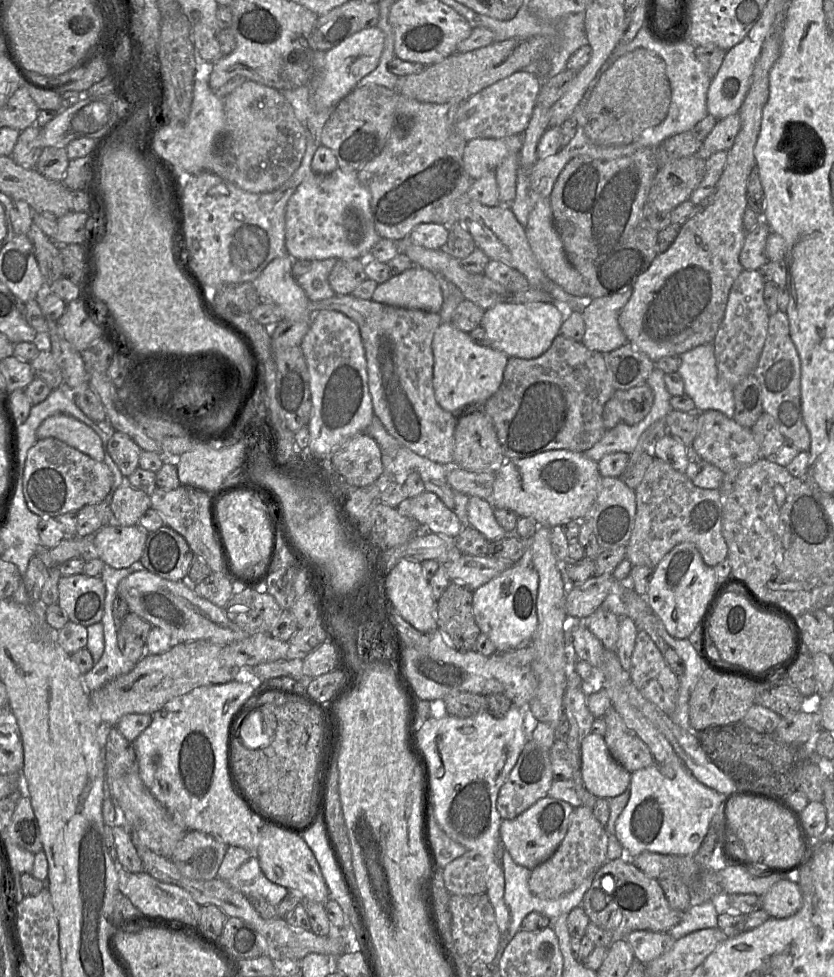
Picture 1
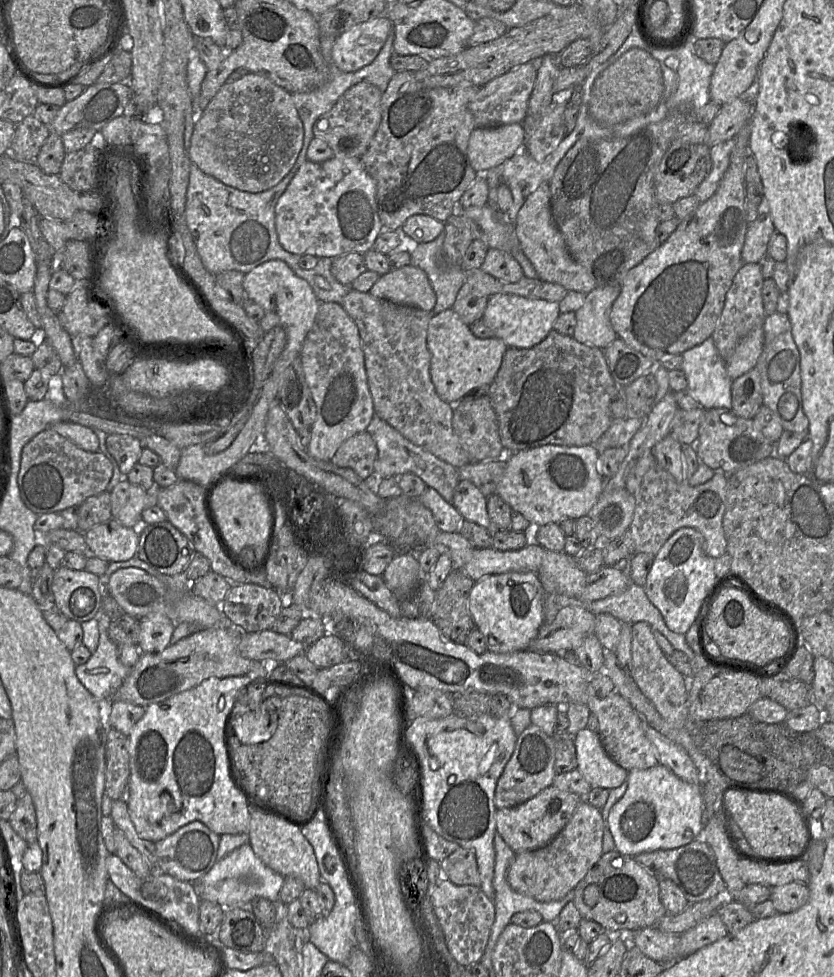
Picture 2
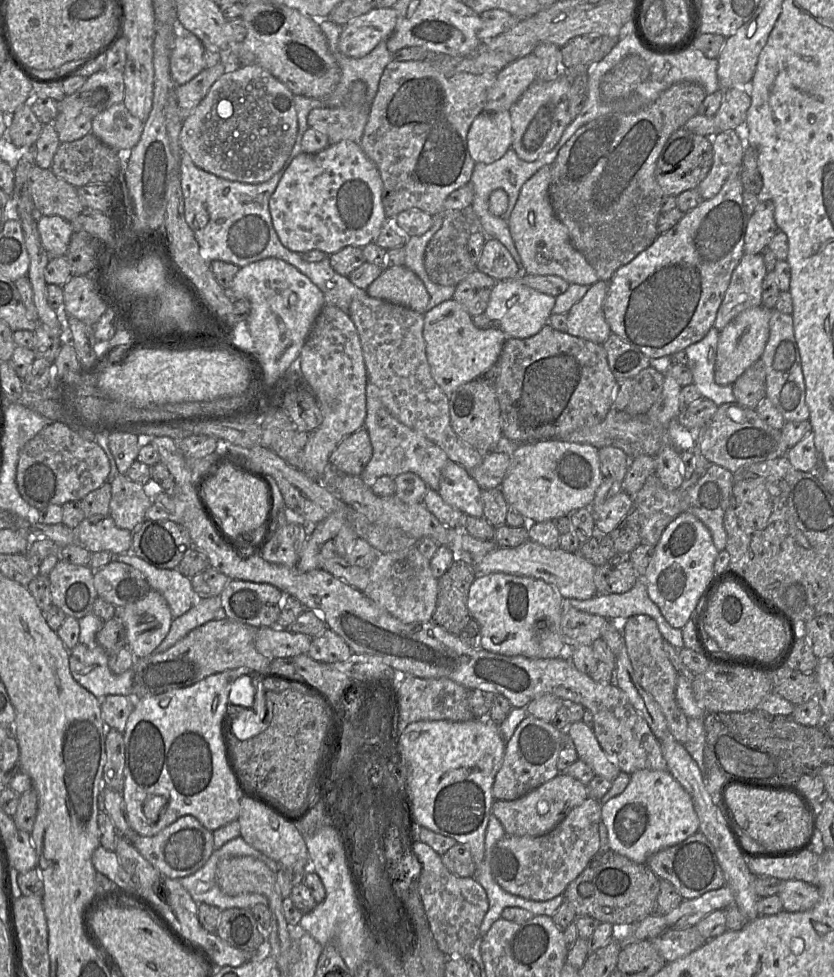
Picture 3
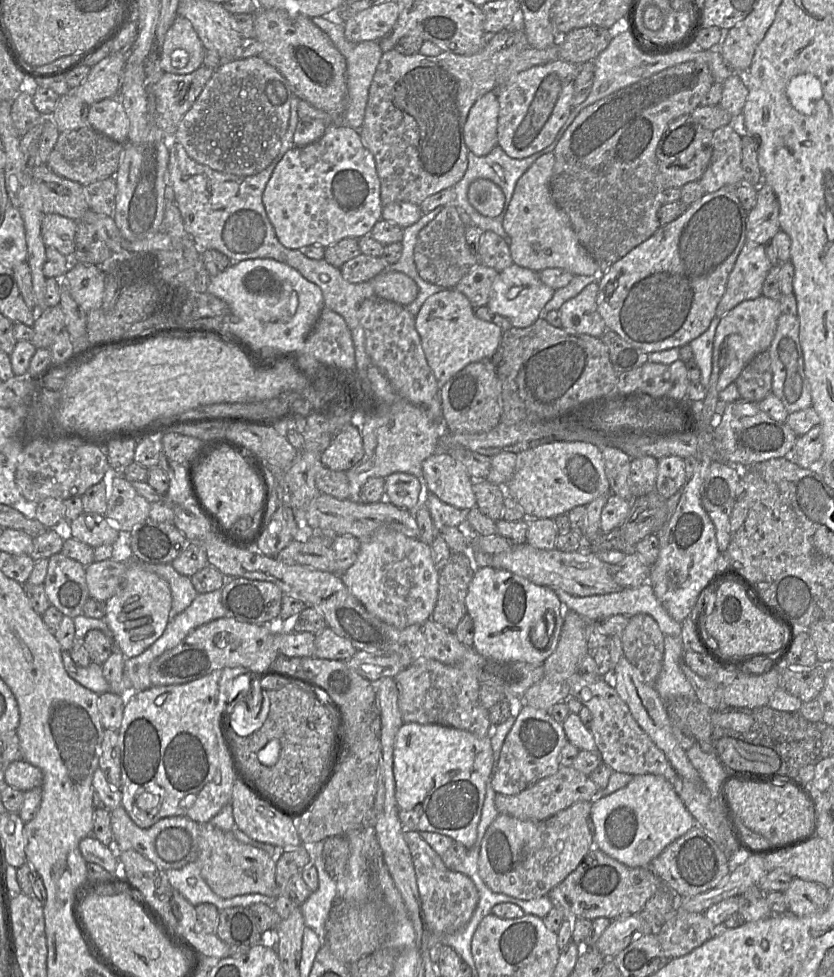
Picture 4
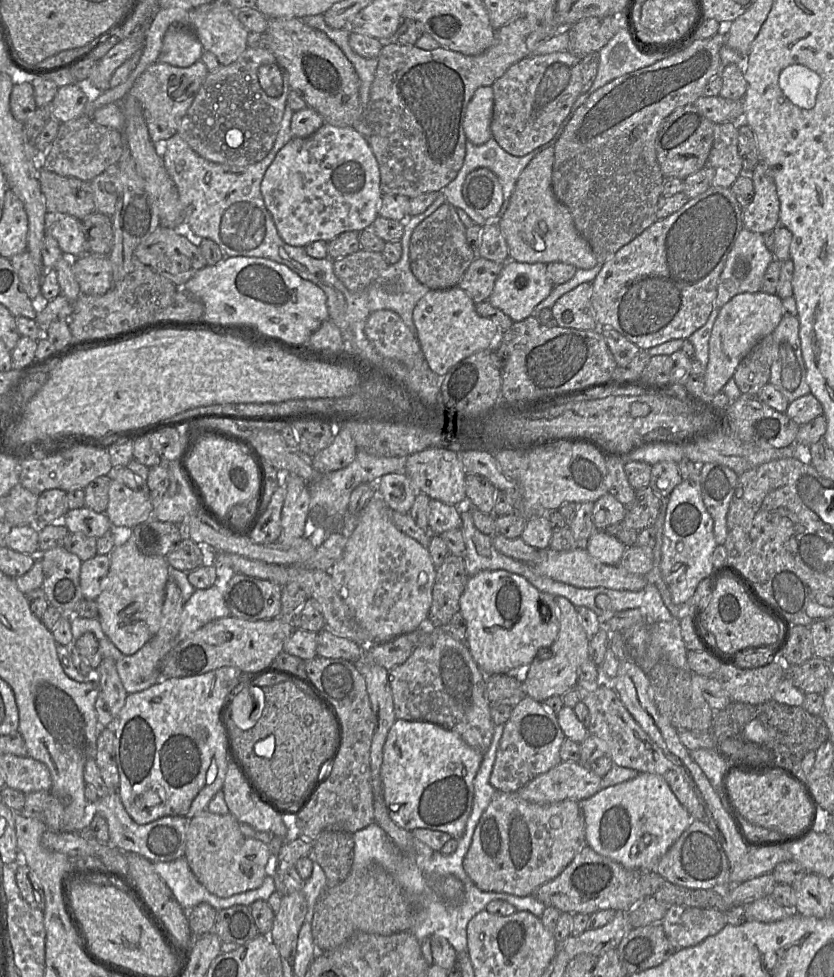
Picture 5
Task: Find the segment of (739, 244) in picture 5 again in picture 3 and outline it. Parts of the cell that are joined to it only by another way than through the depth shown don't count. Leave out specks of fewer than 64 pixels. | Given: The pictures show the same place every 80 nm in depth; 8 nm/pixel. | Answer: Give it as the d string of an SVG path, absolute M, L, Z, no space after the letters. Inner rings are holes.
M744 253L717 311L714 327L719 332L743 311L762 305L762 282L766 274L761 253Z

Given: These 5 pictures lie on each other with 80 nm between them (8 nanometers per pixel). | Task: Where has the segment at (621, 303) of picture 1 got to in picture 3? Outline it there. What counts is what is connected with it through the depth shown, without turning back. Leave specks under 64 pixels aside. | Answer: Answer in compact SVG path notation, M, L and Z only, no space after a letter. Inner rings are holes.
M598 280L591 285L584 297L567 313L567 330L572 336L602 345L610 336L603 303L607 296L609 282Z

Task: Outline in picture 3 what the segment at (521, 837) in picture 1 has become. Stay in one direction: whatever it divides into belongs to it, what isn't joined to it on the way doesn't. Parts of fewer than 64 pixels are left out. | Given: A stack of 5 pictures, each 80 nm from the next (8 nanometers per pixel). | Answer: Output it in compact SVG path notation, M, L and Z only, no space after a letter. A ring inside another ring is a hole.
M559 772L554 778L515 800L495 800L492 814L501 822L506 834L513 836L542 836L554 829L576 806L588 797L587 786Z

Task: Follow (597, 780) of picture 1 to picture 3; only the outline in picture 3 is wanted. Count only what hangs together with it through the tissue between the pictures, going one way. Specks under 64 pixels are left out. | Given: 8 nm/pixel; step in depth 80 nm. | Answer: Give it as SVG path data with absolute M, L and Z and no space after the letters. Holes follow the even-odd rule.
M578 721L570 723L566 732L574 743L578 758L592 769L594 775L602 776L612 782L620 774L619 768L602 750L592 728Z

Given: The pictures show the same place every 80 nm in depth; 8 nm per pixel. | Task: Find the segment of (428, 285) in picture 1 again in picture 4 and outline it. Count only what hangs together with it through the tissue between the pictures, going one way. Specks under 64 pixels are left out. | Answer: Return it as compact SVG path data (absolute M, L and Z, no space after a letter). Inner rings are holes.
M384 271L372 279L375 295L387 301L406 306L415 300L418 286L402 272Z

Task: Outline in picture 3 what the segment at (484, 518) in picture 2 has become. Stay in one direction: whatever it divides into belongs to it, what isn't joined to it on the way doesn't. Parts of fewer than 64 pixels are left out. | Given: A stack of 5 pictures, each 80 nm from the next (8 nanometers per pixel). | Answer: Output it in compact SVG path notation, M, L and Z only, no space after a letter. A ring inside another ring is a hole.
M448 459L441 472L437 490L442 499L467 516L483 516L481 489L477 482L459 464Z

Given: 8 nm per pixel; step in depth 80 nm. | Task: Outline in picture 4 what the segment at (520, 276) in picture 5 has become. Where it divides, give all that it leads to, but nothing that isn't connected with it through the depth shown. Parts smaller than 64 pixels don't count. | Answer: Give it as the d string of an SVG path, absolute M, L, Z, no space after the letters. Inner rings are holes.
M513 263L501 271L494 280L487 307L493 314L507 318L512 327L526 328L539 319L541 310L552 298L554 292L555 290L542 283L539 272Z

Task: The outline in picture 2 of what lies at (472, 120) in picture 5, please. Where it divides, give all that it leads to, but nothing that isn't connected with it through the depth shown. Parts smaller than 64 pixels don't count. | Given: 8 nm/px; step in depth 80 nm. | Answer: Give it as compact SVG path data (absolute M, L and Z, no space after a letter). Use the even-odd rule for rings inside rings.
M519 123L497 128L475 128L468 141L469 162L478 176L523 150L524 140L525 129Z

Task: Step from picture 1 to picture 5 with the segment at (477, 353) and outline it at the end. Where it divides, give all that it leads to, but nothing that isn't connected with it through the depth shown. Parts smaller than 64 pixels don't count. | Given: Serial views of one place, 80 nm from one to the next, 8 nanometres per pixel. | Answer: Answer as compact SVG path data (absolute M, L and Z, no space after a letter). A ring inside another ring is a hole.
M458 286L430 290L415 305L413 321L424 357L431 370L440 377L464 358L491 349L501 332L491 319L478 315L472 298Z

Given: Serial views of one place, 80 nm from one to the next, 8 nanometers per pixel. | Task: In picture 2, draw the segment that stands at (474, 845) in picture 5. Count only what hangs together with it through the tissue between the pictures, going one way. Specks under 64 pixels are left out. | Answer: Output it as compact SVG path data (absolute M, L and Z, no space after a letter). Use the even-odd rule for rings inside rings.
M581 802L566 826L544 847L517 853L506 879L511 888L538 902L553 902L565 897L585 877L603 854L601 810Z

